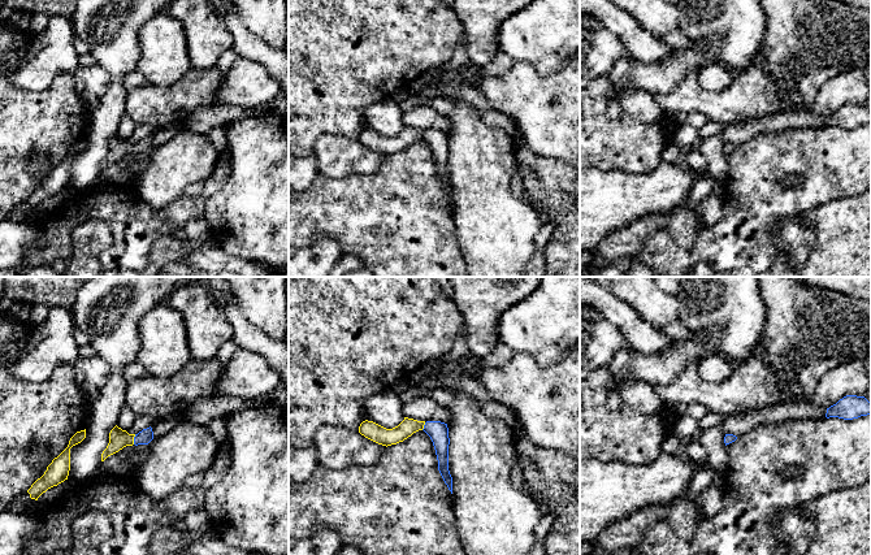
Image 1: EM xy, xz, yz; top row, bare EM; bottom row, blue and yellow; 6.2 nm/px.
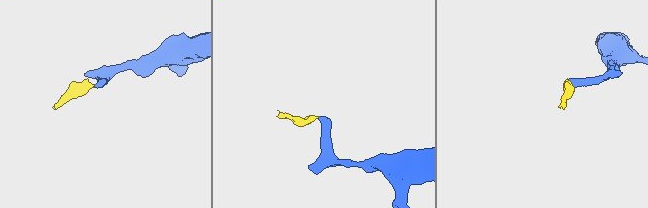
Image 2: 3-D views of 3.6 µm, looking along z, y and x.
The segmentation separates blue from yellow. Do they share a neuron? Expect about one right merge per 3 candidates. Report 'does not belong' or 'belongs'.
belongs

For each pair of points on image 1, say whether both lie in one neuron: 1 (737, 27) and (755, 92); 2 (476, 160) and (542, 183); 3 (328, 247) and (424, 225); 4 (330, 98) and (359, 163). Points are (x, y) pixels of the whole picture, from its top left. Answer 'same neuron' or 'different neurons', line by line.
1: different neurons
2: different neurons
3: different neurons
4: different neurons

